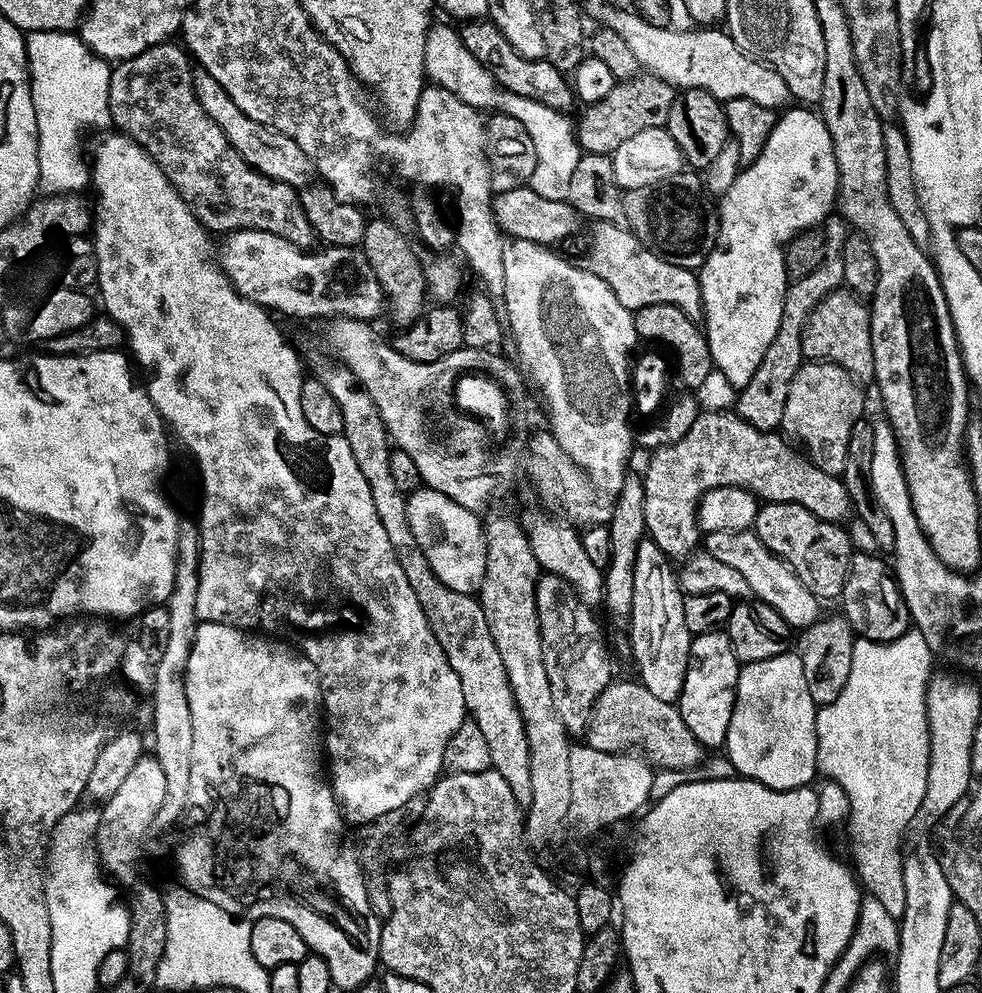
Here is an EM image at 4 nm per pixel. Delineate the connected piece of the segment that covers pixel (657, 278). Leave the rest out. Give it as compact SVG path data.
M595 221L591 226L588 260L584 267L606 282L620 306L633 312L643 306L672 305L689 318L701 313L699 277L693 269L690 271L681 263L658 259L631 229L615 221Z

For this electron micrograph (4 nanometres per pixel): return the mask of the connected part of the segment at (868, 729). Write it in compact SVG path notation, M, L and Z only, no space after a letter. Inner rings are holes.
M915 626L885 644L865 640L854 650L850 678L846 678L842 694L838 694L834 702L816 709L816 767L827 779L842 786L850 800L854 836L860 839L859 883L866 889L867 895L882 902L887 913L897 918L904 913L906 906L904 835L916 816L918 820L921 815L922 798L926 794L930 762L926 690L934 675L932 663L934 657L930 646L926 646L926 638L922 638Z

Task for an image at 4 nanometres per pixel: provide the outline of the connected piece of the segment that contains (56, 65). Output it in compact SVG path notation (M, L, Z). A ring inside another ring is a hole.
M34 31L25 35L25 52L28 58L29 84L34 102L39 138L39 189L45 195L76 194L89 185L91 169L80 142L81 133L88 128L104 128L111 125L109 114L109 78L111 65L92 53L79 35L71 31Z

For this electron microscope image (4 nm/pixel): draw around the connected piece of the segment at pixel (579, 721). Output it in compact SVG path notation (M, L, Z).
M541 575L536 583L536 600L542 659L554 698L554 709L567 733L583 733L588 727L594 702L614 680L600 624L592 613L595 611L583 604L580 595L560 576Z

